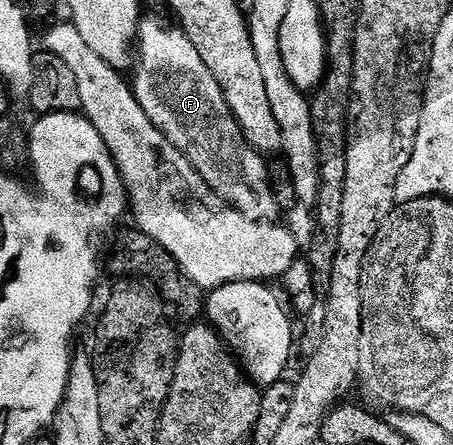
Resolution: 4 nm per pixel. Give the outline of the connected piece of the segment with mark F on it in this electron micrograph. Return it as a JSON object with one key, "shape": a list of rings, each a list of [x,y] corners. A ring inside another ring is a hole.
{"shape":[[[141,19],[138,43],[134,48],[134,69],[136,68],[136,73],[130,76],[132,93],[138,98],[142,110],[146,110],[146,118],[150,118],[150,122],[154,122],[154,126],[158,126],[158,130],[162,130],[162,134],[166,134],[166,138],[170,138],[170,142],[174,142],[174,146],[178,146],[178,150],[182,150],[182,154],[186,154],[186,158],[196,167],[198,174],[202,174],[204,181],[207,182],[225,202],[234,205],[238,211],[242,214],[246,214],[246,218],[250,218],[251,220],[275,221],[277,219],[276,196],[272,193],[271,182],[268,181],[268,168],[264,165],[265,157],[257,152],[255,148],[252,148],[250,142],[242,134],[242,130],[238,126],[238,122],[234,118],[230,106],[226,106],[226,98],[222,94],[222,86],[218,86],[218,82],[214,82],[214,74],[210,74],[210,70],[206,67],[206,62],[202,62],[202,57],[198,54],[198,50],[194,50],[194,42],[190,42],[190,38],[184,33],[183,28],[177,26],[175,23],[172,24],[167,24],[164,20]]]}

